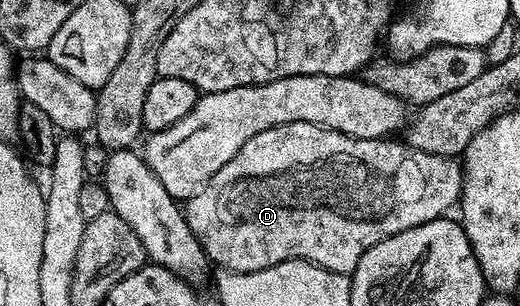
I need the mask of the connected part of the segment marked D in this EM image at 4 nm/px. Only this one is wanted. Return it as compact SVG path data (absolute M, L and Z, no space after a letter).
M296 121L295 123L283 123L271 127L267 131L259 131L259 135L255 135L251 139L247 139L247 143L243 143L243 147L239 147L239 151L234 155L215 176L210 177L209 184L205 186L203 191L199 191L199 195L190 197L188 201L184 202L183 212L187 223L191 227L191 231L195 235L197 242L205 248L205 255L209 258L214 266L220 267L222 270L231 273L250 273L251 271L263 271L267 267L275 267L284 261L311 261L314 265L321 265L325 269L330 269L336 273L344 273L346 275L352 274L353 269L359 263L359 259L363 259L363 255L371 247L375 247L375 243L379 243L383 239L387 239L391 235L399 235L399 231L407 231L411 227L419 227L419 223L427 223L433 221L437 217L444 217L450 211L449 208L456 206L461 199L461 182L463 180L463 165L456 157L444 157L443 155L427 155L427 151L419 151L415 147L406 145L401 139L359 139L358 137L348 137L345 133L340 133L334 129L324 129L321 125L315 123L307 123L306 121Z

